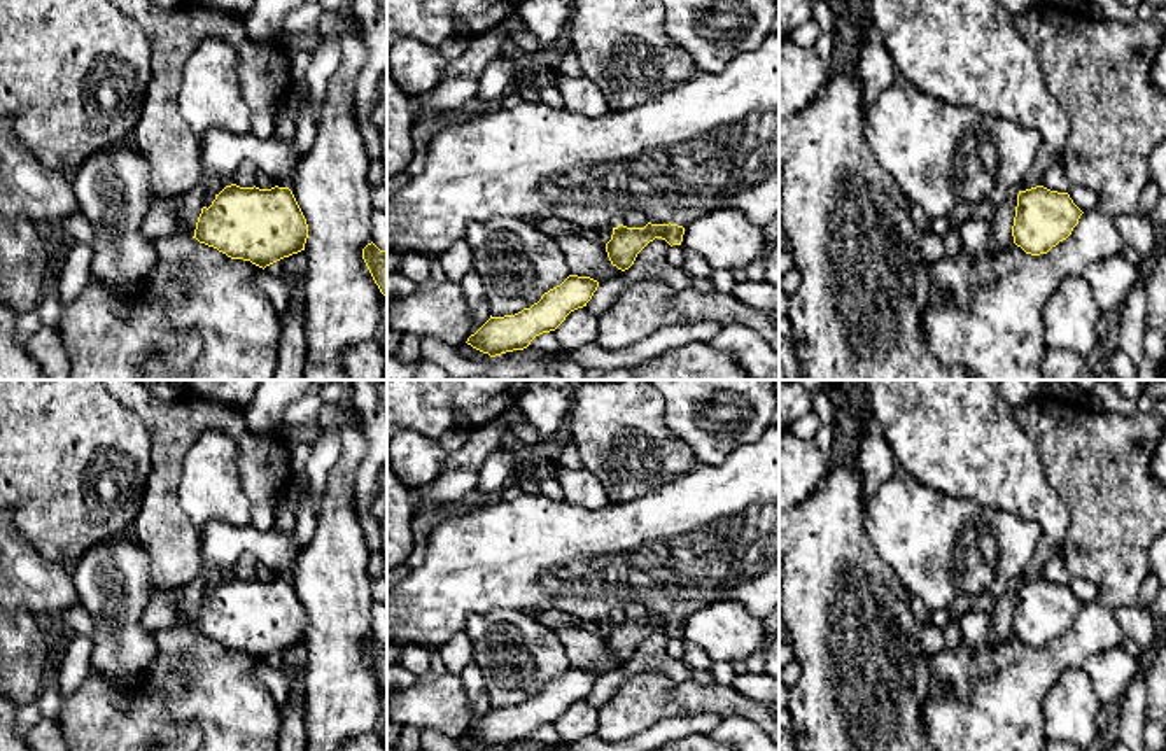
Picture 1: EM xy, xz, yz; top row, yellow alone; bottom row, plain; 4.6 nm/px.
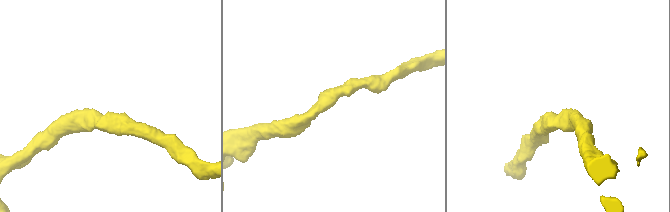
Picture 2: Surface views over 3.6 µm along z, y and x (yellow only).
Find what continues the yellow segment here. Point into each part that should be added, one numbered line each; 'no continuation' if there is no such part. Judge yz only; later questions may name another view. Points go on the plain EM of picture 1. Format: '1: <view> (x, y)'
no continuation

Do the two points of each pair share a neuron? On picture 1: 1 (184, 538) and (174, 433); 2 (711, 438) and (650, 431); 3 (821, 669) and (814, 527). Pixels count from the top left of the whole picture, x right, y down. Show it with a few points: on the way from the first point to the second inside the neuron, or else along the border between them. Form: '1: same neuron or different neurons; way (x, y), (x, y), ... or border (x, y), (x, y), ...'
1: same neuron; way (165, 512), (167, 459)
2: different neurons; border (662, 398), (666, 424), (694, 452), (697, 461)
3: same neuron; way (821, 634), (821, 573), (814, 562)

